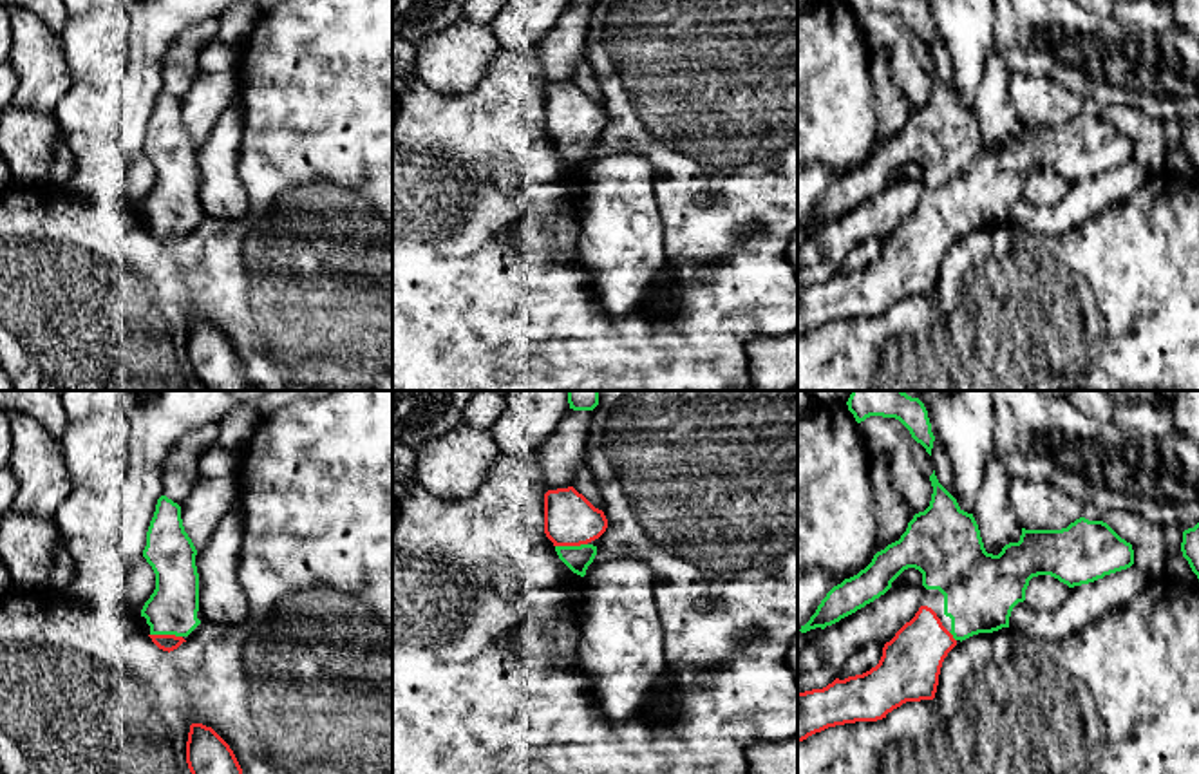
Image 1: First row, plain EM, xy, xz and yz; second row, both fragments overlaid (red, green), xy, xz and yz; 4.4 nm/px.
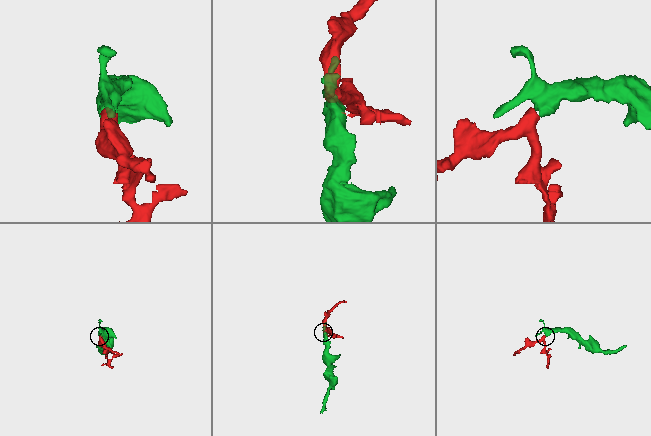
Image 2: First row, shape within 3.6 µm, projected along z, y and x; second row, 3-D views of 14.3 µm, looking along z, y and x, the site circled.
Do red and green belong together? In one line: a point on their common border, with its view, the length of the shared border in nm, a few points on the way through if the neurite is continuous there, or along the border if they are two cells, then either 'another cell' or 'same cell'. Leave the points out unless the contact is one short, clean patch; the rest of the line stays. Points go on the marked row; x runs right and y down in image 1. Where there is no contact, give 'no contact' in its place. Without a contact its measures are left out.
xy (167, 635) | 140 nm | across xy (167, 642), (167, 635), (172, 608) | same cell

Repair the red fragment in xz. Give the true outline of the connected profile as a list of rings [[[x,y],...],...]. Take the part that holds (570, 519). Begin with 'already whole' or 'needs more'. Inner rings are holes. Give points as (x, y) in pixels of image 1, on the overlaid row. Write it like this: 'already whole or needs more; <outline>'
needs more; [[[573,486],[548,490],[544,494],[544,533],[553,543],[559,559],[577,575],[584,577],[588,566],[597,555],[597,546],[591,543],[599,539],[608,528],[608,519],[602,510],[595,508]]]

